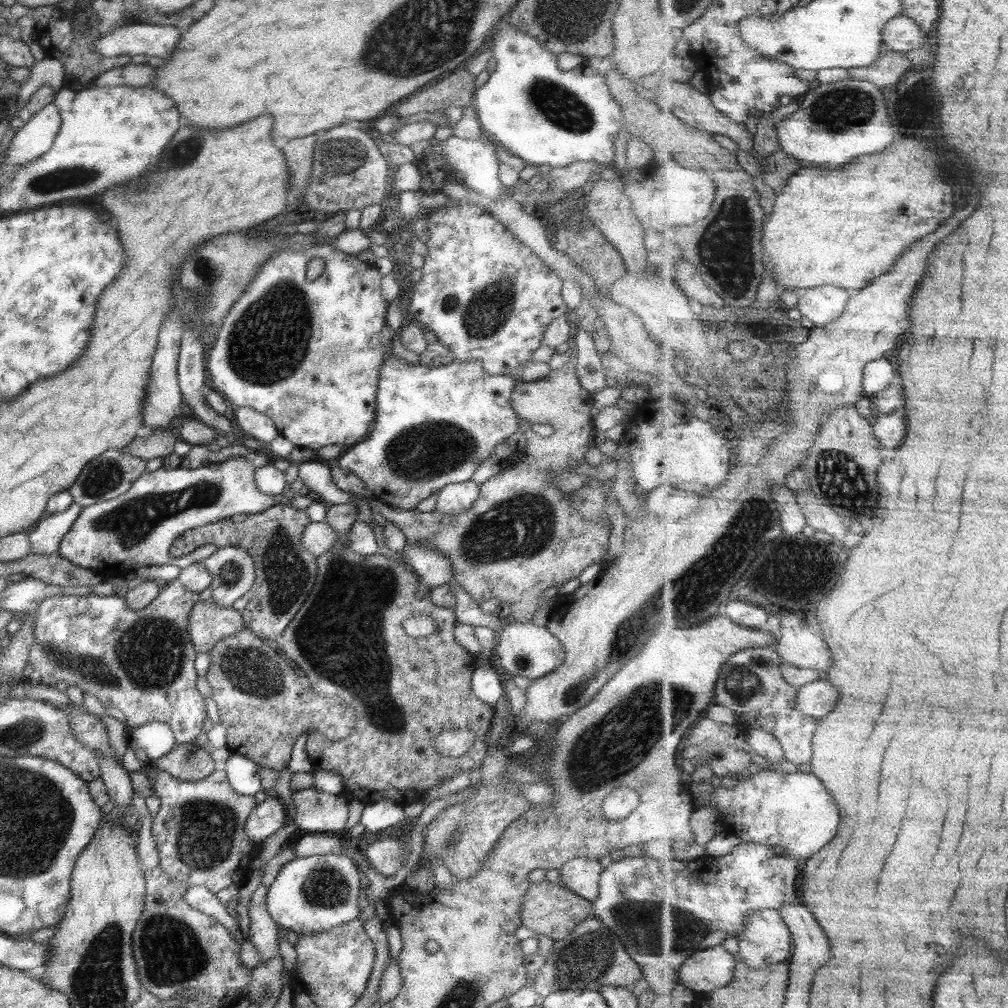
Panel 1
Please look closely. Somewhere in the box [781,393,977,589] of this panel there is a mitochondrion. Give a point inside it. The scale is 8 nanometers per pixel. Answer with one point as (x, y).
(840, 480)

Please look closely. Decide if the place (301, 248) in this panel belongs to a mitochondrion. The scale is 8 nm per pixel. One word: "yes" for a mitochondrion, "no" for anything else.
no

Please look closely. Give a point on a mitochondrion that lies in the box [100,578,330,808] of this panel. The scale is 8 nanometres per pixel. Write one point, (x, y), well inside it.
(248, 669)

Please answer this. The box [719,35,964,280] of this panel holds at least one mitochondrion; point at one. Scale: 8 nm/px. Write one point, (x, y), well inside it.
(836, 109)

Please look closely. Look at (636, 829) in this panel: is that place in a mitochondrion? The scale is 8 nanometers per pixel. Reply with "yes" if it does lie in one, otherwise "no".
no

